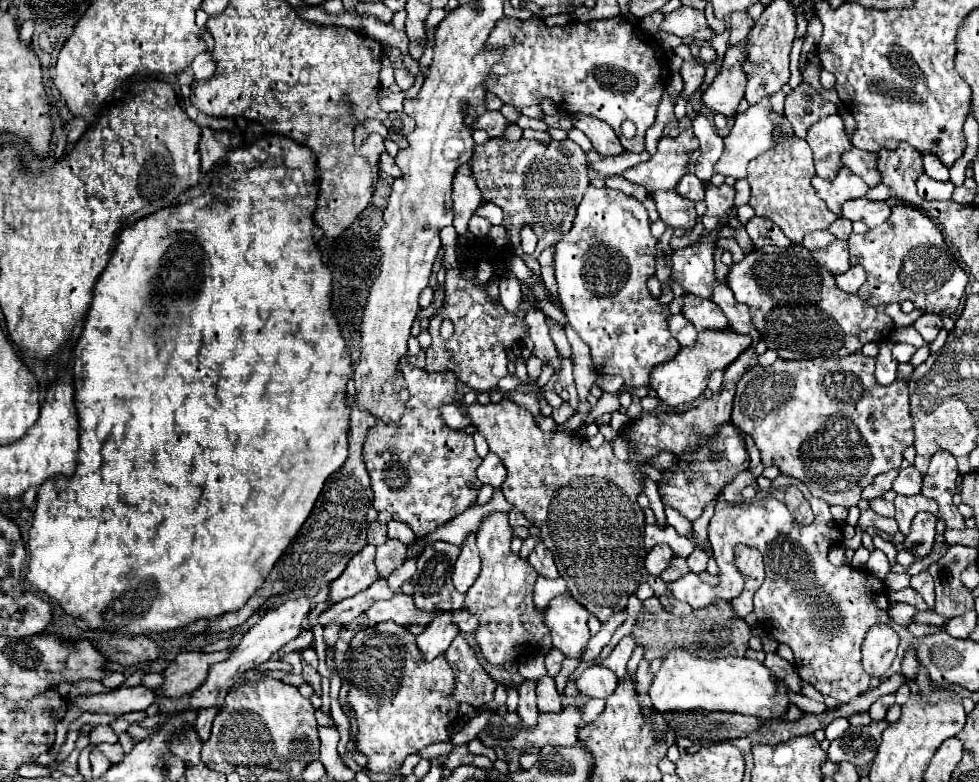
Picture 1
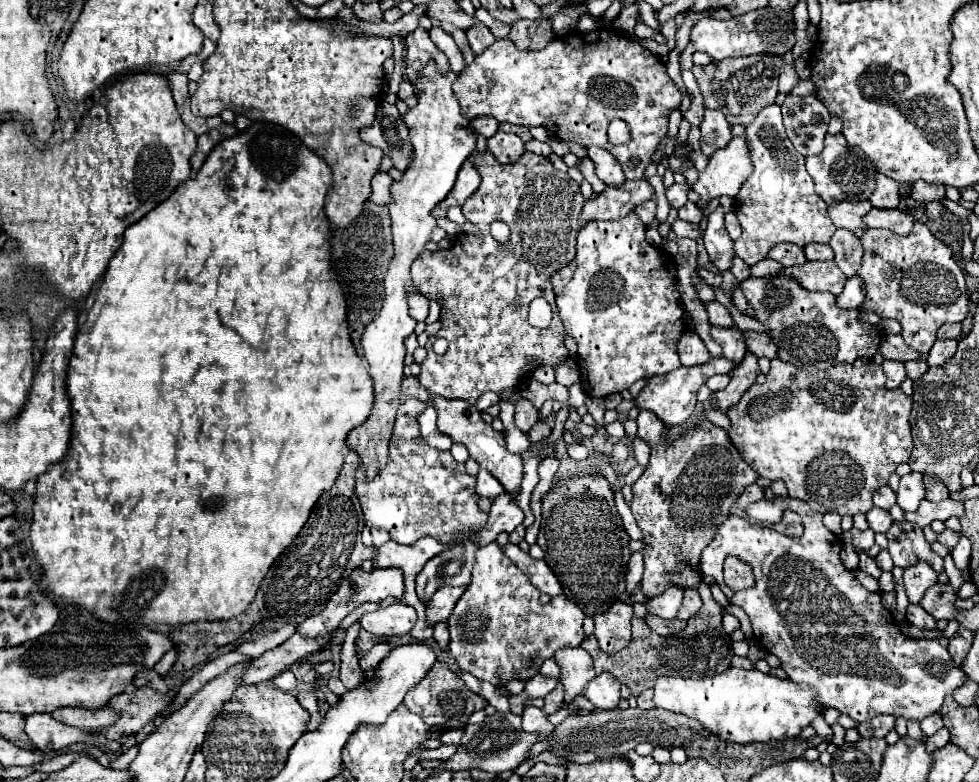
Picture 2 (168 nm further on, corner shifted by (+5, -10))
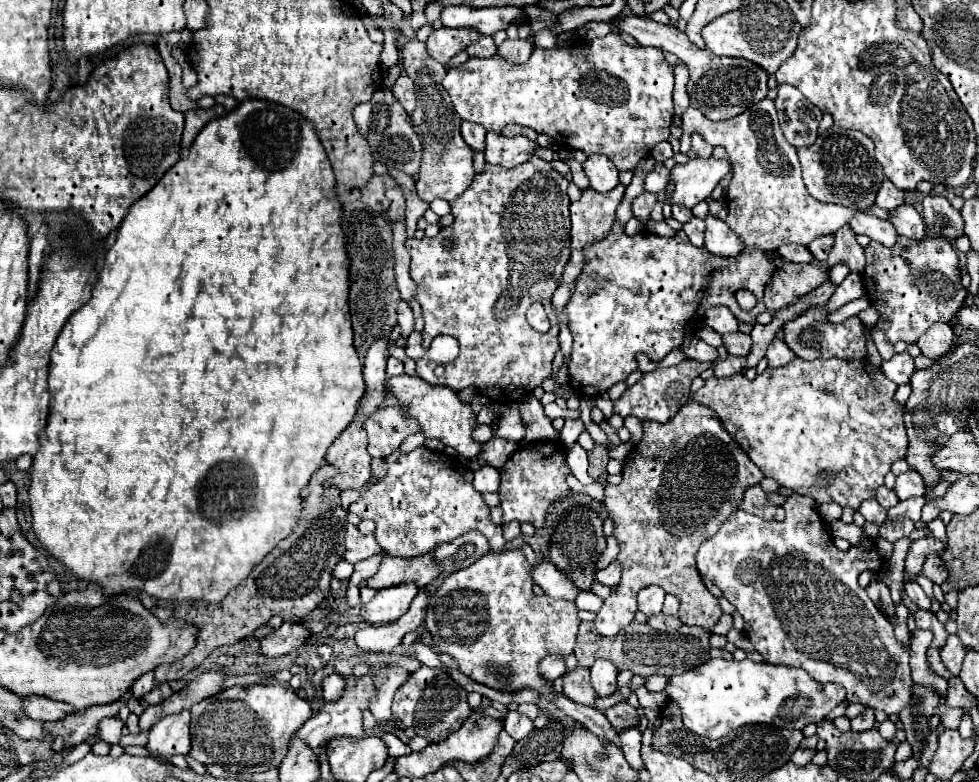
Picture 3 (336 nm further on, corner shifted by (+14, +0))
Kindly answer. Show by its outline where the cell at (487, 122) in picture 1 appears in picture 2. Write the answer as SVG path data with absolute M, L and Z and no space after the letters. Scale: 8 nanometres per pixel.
M497 130L497 134L489 138L489 152L493 152L501 164L513 164L525 154L525 142L517 134Z

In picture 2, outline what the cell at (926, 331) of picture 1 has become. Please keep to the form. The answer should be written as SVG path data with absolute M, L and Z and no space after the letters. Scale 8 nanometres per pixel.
M943 324L937 332L937 338L959 338L963 324Z

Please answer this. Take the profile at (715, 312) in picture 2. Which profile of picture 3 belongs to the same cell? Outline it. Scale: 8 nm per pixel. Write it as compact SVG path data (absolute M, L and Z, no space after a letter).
M712 306L712 308L708 308L706 314L704 314L704 322L712 330L716 330L718 334L726 334L726 332L736 332L738 330L738 320L728 310L728 306Z

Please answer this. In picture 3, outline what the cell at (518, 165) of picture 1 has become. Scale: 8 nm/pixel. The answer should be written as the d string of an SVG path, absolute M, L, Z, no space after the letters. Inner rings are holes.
M532 154L528 162L508 170L502 166L486 164L486 170L476 174L472 186L454 202L452 216L454 224L440 230L438 238L408 238L406 248L412 256L410 276L418 284L416 300L422 306L424 330L422 330L422 348L428 350L430 342L438 334L450 334L460 342L460 354L454 362L444 364L444 374L434 374L436 362L428 358L416 360L416 374L428 384L444 384L456 392L474 386L493 402L523 400L534 386L542 384L550 376L554 354L558 352L558 322L550 306L550 298L560 282L562 270L570 258L570 198L568 198L568 180L558 174L550 162ZM450 230L456 230L456 236L450 236ZM454 240L452 248L446 248L442 242ZM438 242L438 244L436 244ZM532 302L542 302L550 318L548 334L536 332L524 318L524 312Z

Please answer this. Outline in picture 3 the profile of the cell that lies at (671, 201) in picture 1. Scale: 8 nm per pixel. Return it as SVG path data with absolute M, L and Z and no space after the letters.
M692 218L690 222L686 222L684 226L682 226L682 230L686 232L686 236L690 238L690 242L694 244L694 246L702 246L704 244L704 220L700 220L700 218Z

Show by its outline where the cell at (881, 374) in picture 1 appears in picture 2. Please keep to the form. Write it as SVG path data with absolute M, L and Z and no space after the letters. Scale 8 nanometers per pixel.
M885 360L883 362L883 372L887 376L887 388L893 390L893 388L899 388L903 384L903 380L907 378L907 372L905 372L905 364L903 362L893 362L893 360Z

